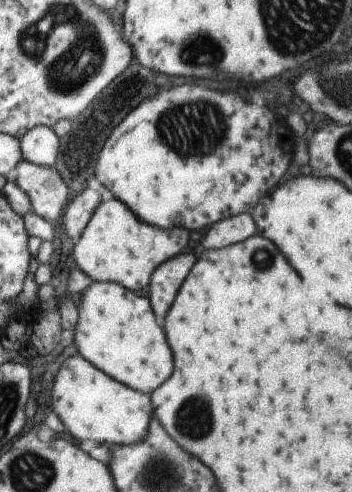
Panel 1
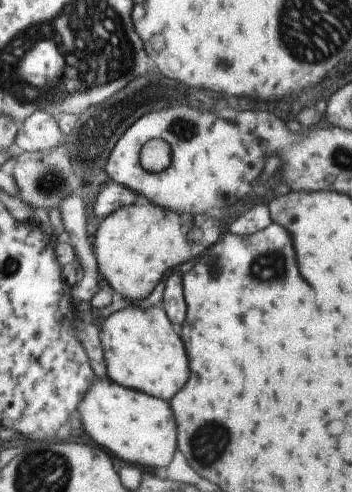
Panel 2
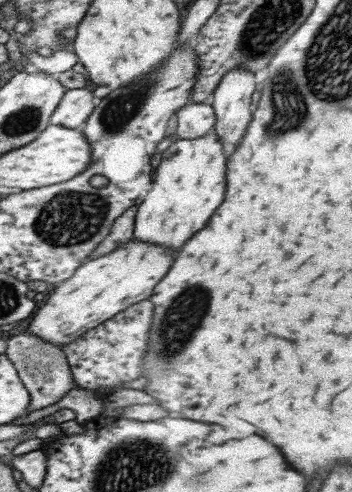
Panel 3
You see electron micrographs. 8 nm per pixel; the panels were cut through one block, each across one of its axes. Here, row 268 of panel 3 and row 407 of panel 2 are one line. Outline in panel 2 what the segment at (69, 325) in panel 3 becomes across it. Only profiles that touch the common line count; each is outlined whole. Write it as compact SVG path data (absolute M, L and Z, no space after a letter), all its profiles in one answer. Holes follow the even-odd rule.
M93 378L91 386L77 404L77 412L81 416L81 430L99 448L123 462L163 470L177 450L175 416L169 404L155 396L125 388L109 378Z

